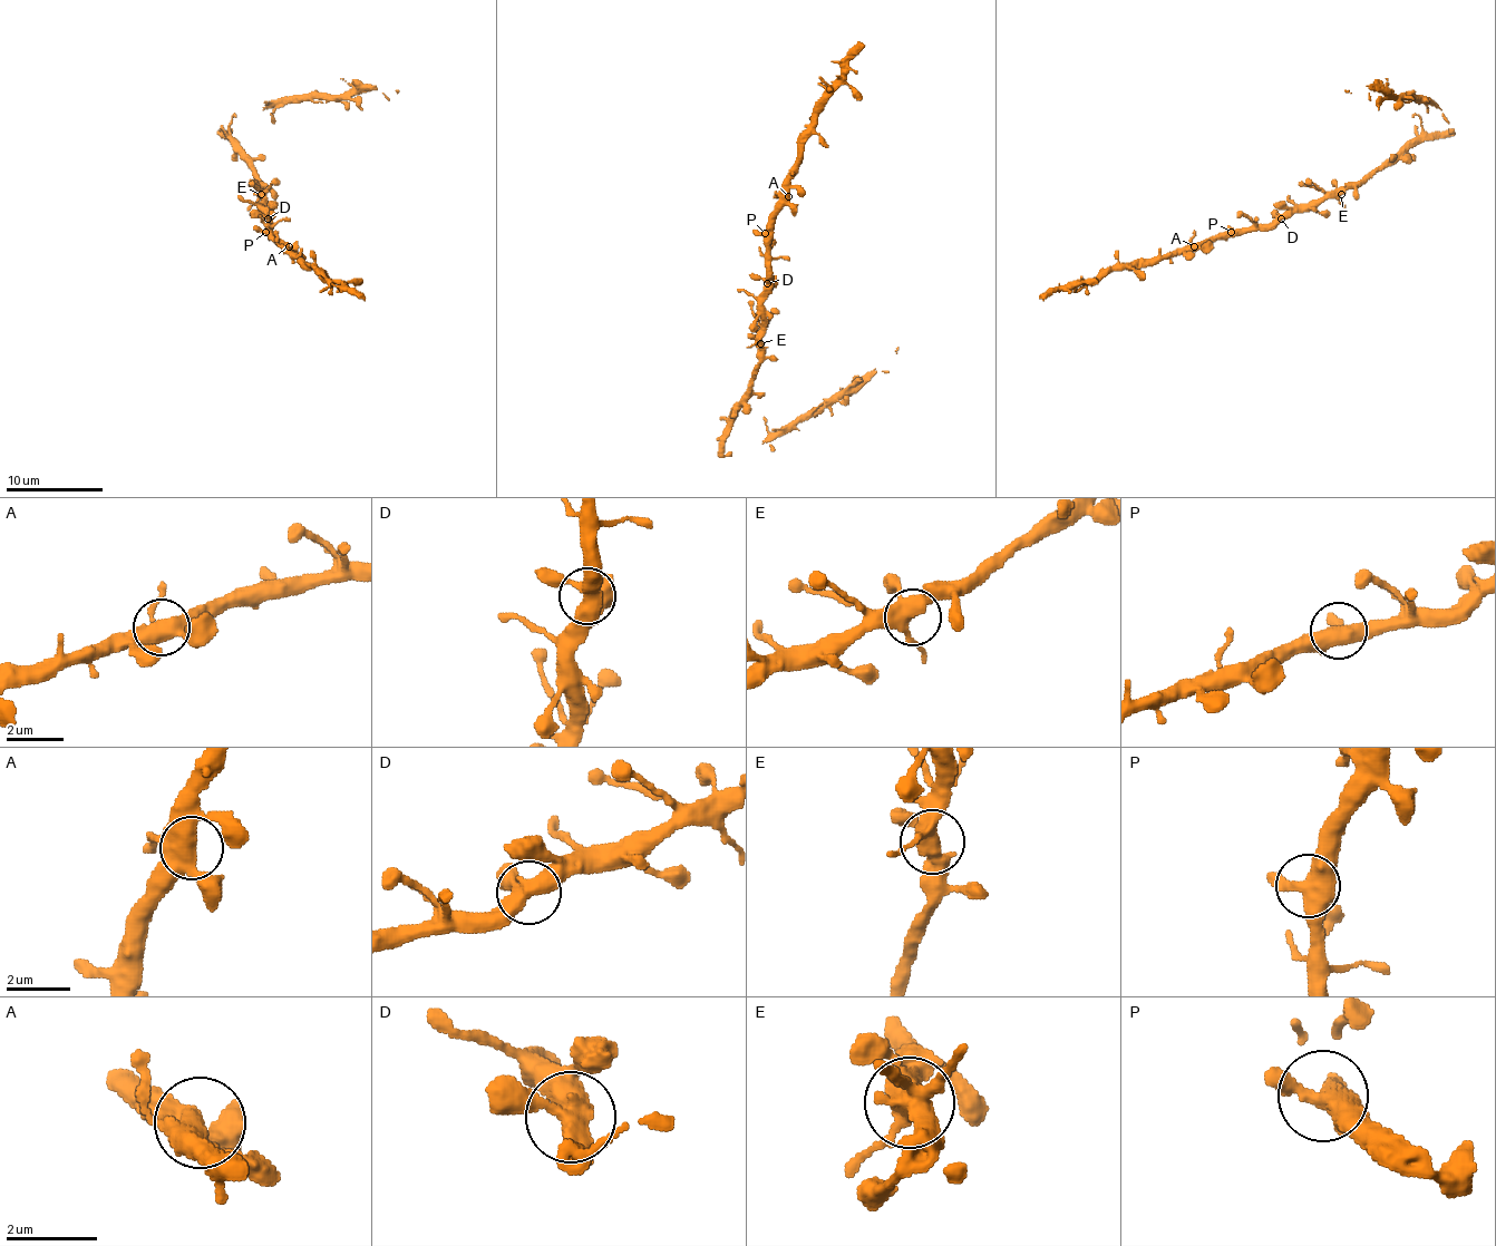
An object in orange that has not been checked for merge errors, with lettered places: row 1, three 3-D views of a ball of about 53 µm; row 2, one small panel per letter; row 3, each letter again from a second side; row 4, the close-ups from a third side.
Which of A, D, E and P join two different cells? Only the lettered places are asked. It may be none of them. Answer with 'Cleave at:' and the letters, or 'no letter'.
Cleave at: no letter

